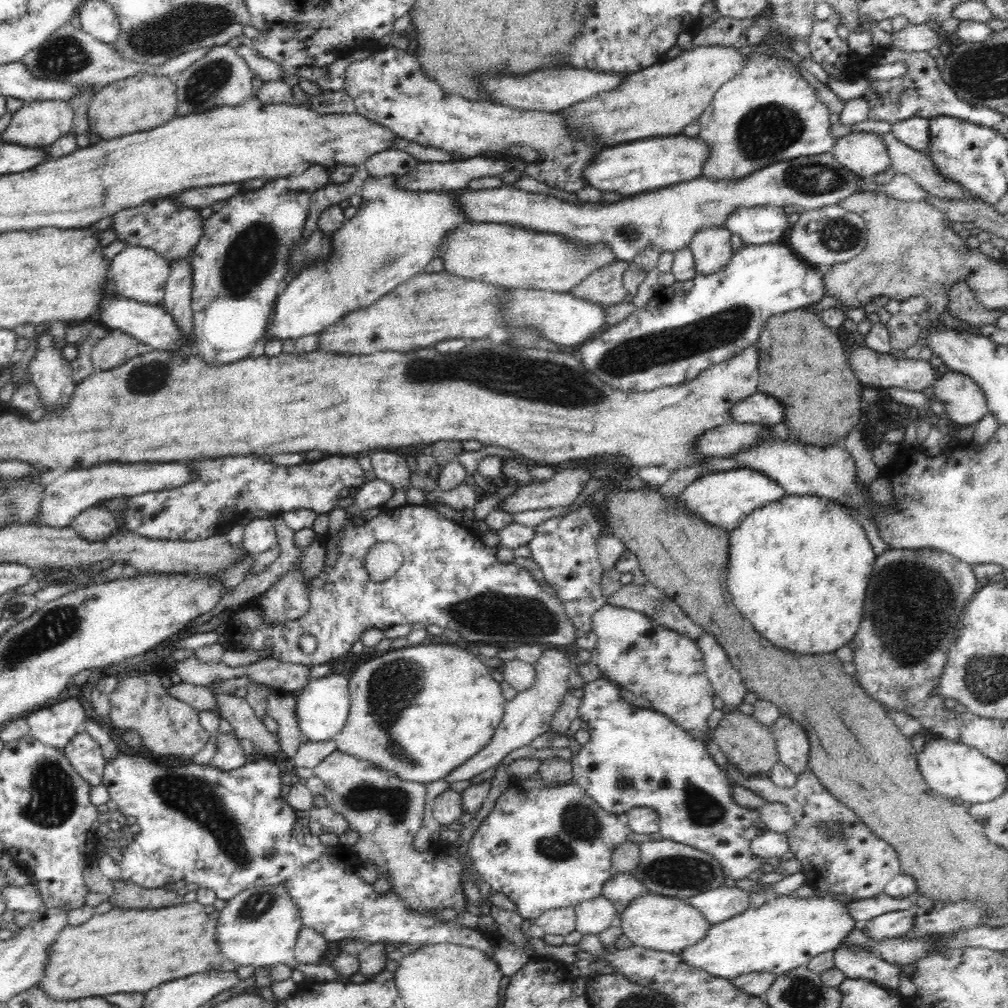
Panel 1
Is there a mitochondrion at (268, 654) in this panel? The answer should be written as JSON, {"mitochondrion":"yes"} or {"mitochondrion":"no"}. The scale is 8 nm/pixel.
{"mitochondrion":"no"}

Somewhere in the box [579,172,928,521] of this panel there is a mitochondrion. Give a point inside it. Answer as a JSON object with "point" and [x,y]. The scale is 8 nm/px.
{"point":[669,347]}

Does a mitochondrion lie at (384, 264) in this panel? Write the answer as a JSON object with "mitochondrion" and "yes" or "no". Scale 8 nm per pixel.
{"mitochondrion":"yes"}

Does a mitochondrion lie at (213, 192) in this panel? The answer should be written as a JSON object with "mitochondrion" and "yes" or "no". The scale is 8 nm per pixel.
{"mitochondrion":"no"}

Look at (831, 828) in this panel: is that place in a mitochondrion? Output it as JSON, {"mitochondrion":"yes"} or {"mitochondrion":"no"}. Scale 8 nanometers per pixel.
{"mitochondrion":"yes"}

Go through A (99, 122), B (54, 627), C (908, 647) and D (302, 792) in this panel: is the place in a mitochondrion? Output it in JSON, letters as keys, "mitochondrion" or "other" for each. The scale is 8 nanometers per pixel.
{"A":"other","B":"mitochondrion","C":"mitochondrion","D":"other"}

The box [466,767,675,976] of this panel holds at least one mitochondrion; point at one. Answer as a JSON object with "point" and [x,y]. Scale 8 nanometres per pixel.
{"point":[579,823]}

